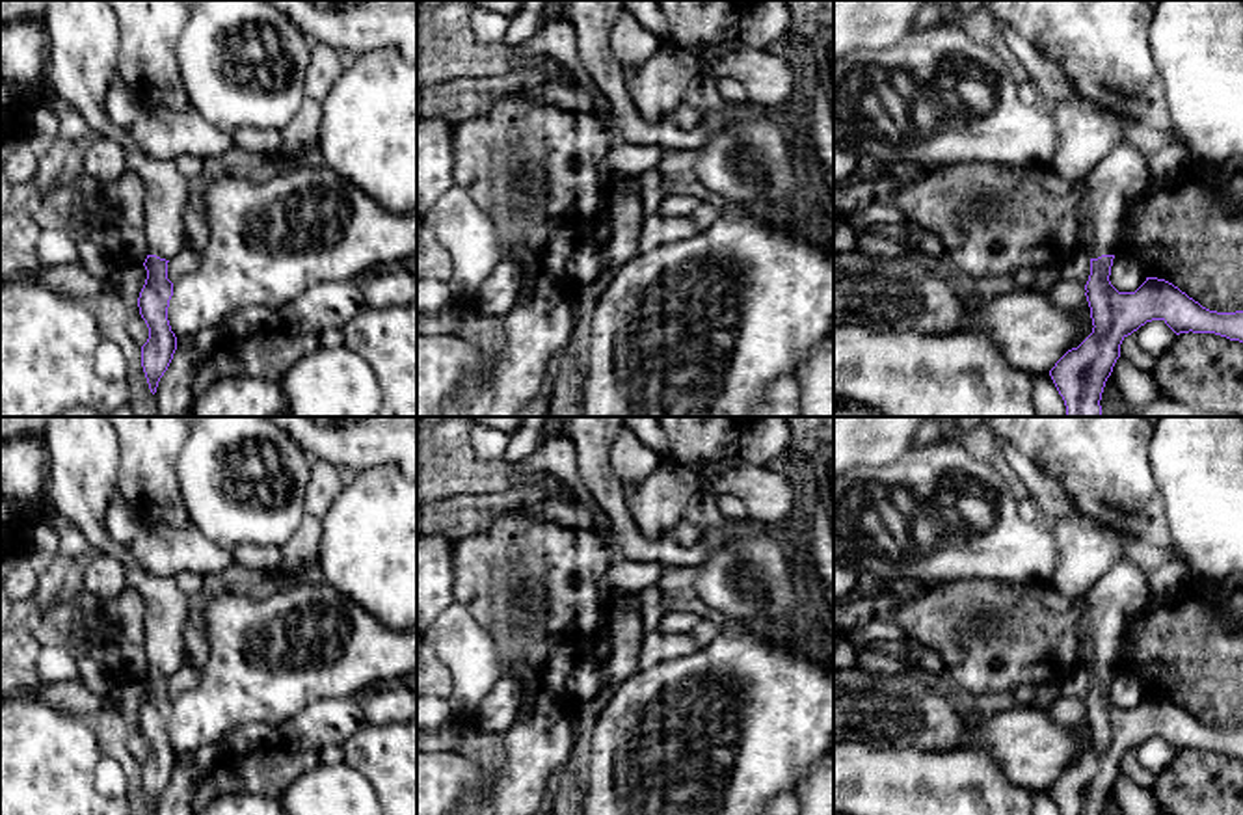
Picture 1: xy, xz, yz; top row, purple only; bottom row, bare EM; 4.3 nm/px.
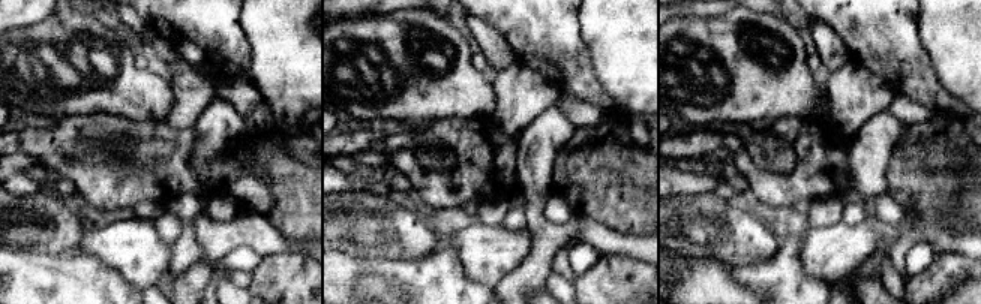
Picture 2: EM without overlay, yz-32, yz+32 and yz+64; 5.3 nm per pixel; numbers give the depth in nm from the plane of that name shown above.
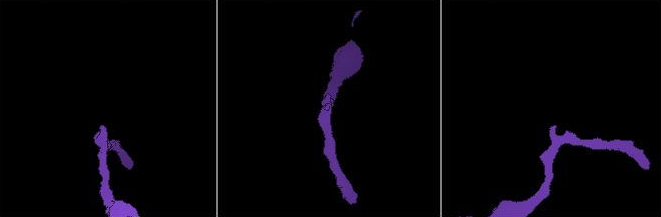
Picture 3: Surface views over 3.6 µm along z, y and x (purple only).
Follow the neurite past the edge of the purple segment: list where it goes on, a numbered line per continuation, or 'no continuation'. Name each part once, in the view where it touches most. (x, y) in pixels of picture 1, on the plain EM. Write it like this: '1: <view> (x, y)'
1: yz (1122, 592)

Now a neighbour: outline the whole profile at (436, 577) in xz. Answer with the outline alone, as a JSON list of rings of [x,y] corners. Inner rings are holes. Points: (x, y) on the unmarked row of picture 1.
[[[441,534],[417,536],[417,631],[426,631],[454,597],[452,541]]]

